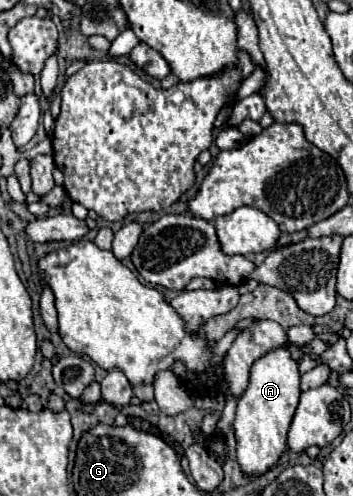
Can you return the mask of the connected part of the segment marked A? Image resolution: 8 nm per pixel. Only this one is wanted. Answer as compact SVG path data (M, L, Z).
M285 346L269 350L265 356L255 360L251 366L249 386L239 396L235 414L235 436L237 436L237 460L245 474L263 474L287 448L287 432L299 402L299 364Z

